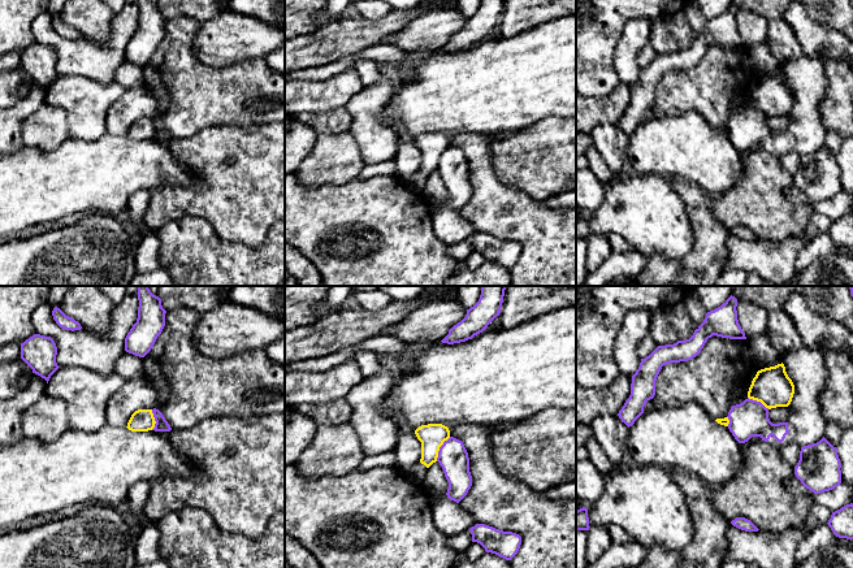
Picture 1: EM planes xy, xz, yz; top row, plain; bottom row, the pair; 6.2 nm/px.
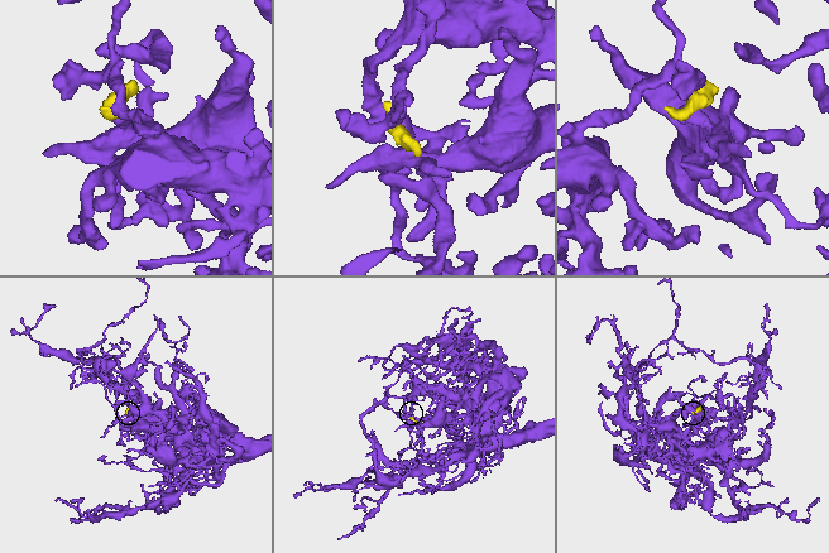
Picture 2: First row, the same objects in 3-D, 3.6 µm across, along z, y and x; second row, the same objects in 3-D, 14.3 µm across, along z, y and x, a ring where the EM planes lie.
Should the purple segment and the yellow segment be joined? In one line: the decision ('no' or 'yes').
no

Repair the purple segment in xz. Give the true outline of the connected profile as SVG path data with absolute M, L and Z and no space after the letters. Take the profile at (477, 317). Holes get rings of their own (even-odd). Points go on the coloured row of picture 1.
M481 286L479 302L467 309L466 317L454 325L442 343L454 344L482 333L501 313L506 286Z

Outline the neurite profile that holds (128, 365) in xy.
M124 352L114 364L114 372L125 381L144 377L143 357Z

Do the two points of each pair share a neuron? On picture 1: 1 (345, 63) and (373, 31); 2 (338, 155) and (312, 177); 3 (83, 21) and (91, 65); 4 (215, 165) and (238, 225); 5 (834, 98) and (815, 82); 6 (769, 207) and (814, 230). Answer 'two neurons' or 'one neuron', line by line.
1: two neurons
2: one neuron
3: two neurons
4: one neuron
5: two neurons
6: two neurons

